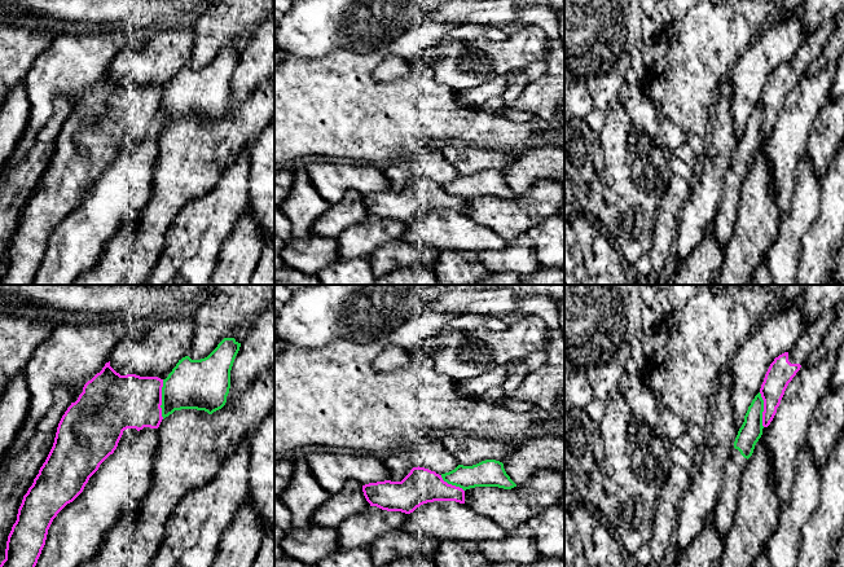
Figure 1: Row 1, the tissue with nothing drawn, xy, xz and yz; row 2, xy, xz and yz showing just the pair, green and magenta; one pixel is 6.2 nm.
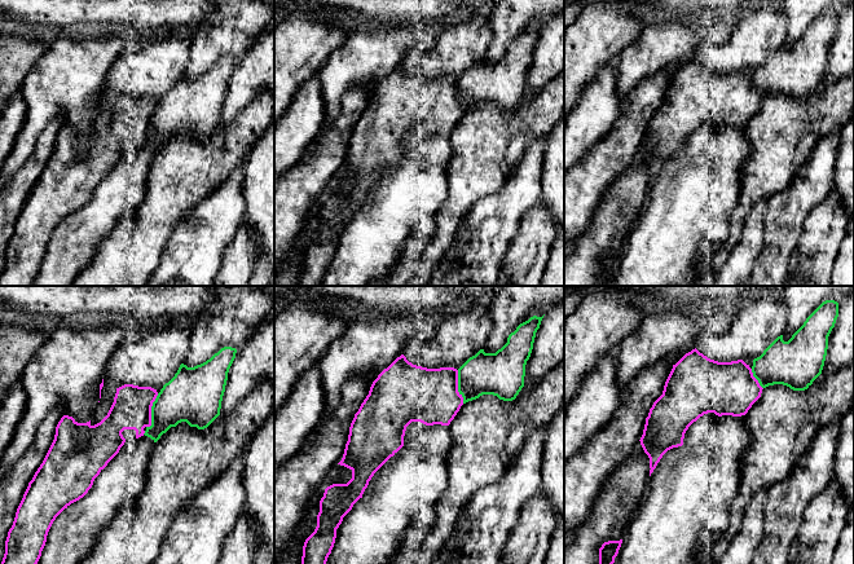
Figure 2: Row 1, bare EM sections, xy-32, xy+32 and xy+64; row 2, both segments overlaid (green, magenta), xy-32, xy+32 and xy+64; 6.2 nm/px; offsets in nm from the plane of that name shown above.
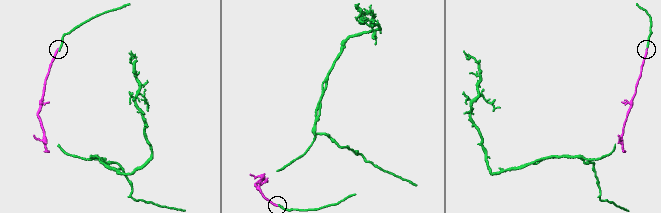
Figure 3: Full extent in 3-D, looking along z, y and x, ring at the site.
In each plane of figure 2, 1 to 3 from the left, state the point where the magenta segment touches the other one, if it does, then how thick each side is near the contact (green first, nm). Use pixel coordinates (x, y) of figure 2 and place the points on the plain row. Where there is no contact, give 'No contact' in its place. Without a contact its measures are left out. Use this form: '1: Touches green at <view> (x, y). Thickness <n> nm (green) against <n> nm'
1: Touches green at xy-32 (152, 122). Thickness 300 nm (green) against 240 nm
2: Touches green at xy+32 (458, 97). Thickness 260 nm (green) against 340 nm
3: Touches green at xy+64 (756, 88). Thickness 280 nm (green) against 340 nm

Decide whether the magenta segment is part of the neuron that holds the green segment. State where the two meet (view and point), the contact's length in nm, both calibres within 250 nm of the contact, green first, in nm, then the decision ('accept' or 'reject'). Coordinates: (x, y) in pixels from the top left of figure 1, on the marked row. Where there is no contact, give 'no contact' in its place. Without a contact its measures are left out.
contact xy (162, 399); length 240 nm; calibres 300 and 340 nm; reject

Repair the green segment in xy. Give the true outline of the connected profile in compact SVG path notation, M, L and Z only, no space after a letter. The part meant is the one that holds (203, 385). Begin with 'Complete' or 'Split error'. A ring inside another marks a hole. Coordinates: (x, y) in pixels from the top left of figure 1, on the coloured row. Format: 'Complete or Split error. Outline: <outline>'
Complete. Outline: M224 338L205 359L179 360L163 379L162 417L175 410L197 409L208 414L221 409L230 388L230 370L241 343L234 338Z

